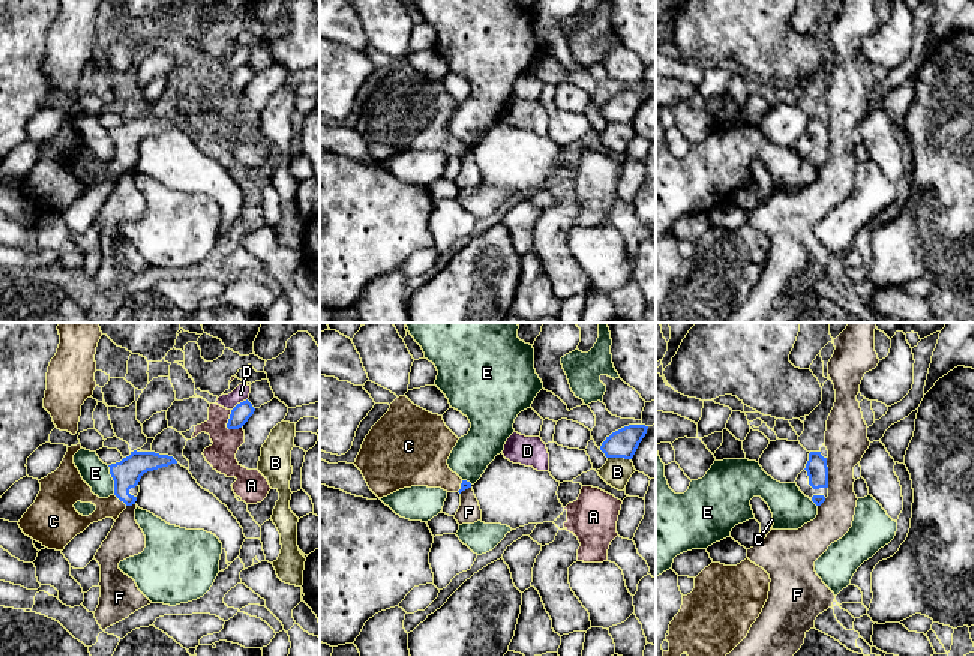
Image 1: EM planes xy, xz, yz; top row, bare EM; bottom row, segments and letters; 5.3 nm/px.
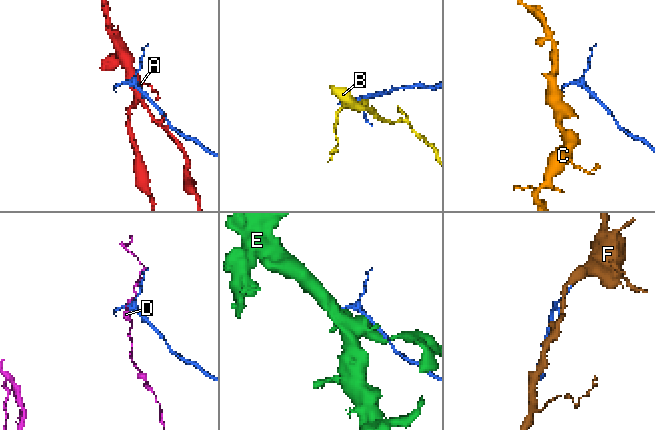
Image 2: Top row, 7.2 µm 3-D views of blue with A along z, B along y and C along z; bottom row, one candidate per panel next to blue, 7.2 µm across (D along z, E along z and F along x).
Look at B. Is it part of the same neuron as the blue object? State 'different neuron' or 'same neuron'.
different neuron

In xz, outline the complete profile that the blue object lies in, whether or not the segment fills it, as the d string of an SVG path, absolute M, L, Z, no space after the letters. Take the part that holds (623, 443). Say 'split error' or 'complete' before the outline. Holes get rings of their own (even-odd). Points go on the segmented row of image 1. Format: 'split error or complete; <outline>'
complete; M629 425L612 432L602 443L600 450L606 458L624 458L632 459L639 443L647 434L648 426L645 425Z

